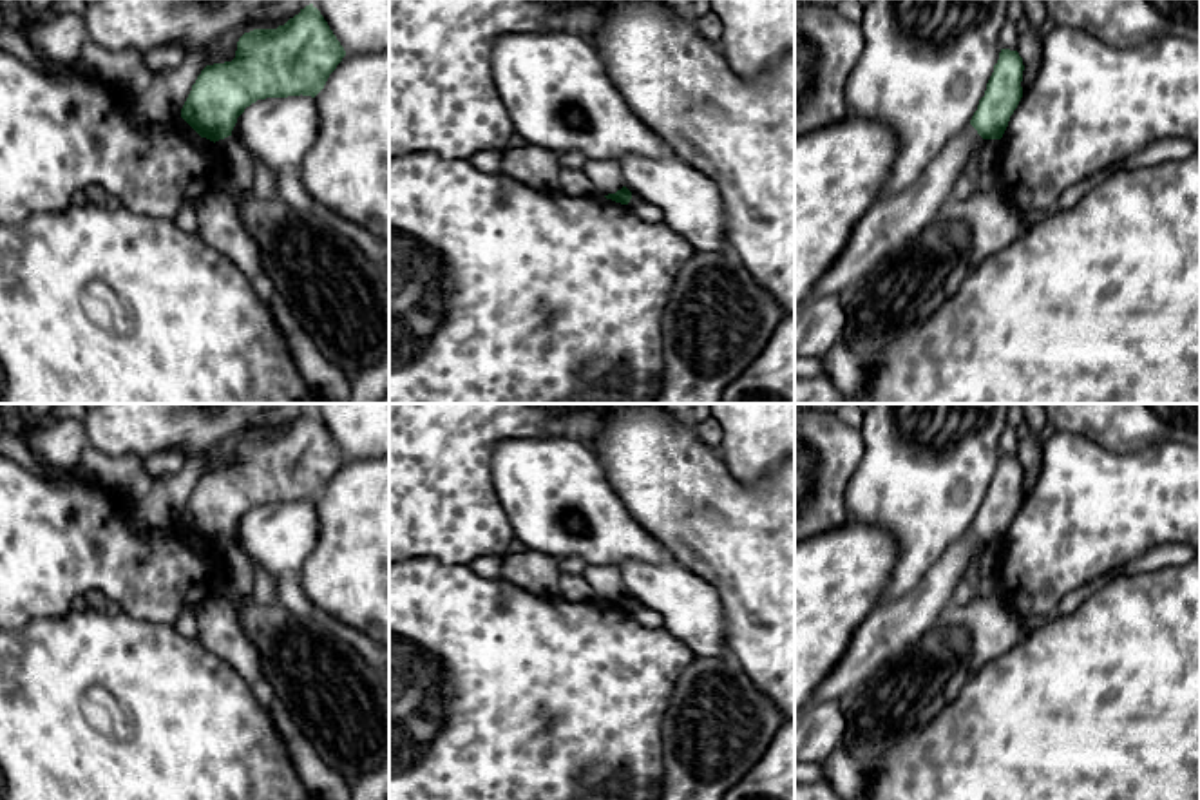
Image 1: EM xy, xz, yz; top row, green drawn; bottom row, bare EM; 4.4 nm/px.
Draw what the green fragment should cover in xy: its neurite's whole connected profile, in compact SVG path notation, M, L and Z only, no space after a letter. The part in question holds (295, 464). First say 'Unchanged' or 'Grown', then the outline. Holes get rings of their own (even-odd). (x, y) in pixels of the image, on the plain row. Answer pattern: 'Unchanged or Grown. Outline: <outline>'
Unchanged. Outline: M310 409L277 434L244 438L232 467L206 471L181 523L215 548L232 541L237 523L257 505L315 503L344 462L328 427Z

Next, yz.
Unchanged. Outline: M1001 454L999 465L979 505L970 530L983 545L1001 545L1010 521L1023 503L1023 463L1017 456Z

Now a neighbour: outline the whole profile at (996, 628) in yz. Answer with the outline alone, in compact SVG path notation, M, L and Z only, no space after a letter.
M976 595L967 605L947 605L939 621L950 626L965 626L972 635L972 664L967 681L988 661L1005 655L1021 641L1021 617L1001 595Z

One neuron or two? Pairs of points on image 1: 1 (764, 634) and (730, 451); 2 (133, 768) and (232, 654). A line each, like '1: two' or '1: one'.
1: two
2: two

